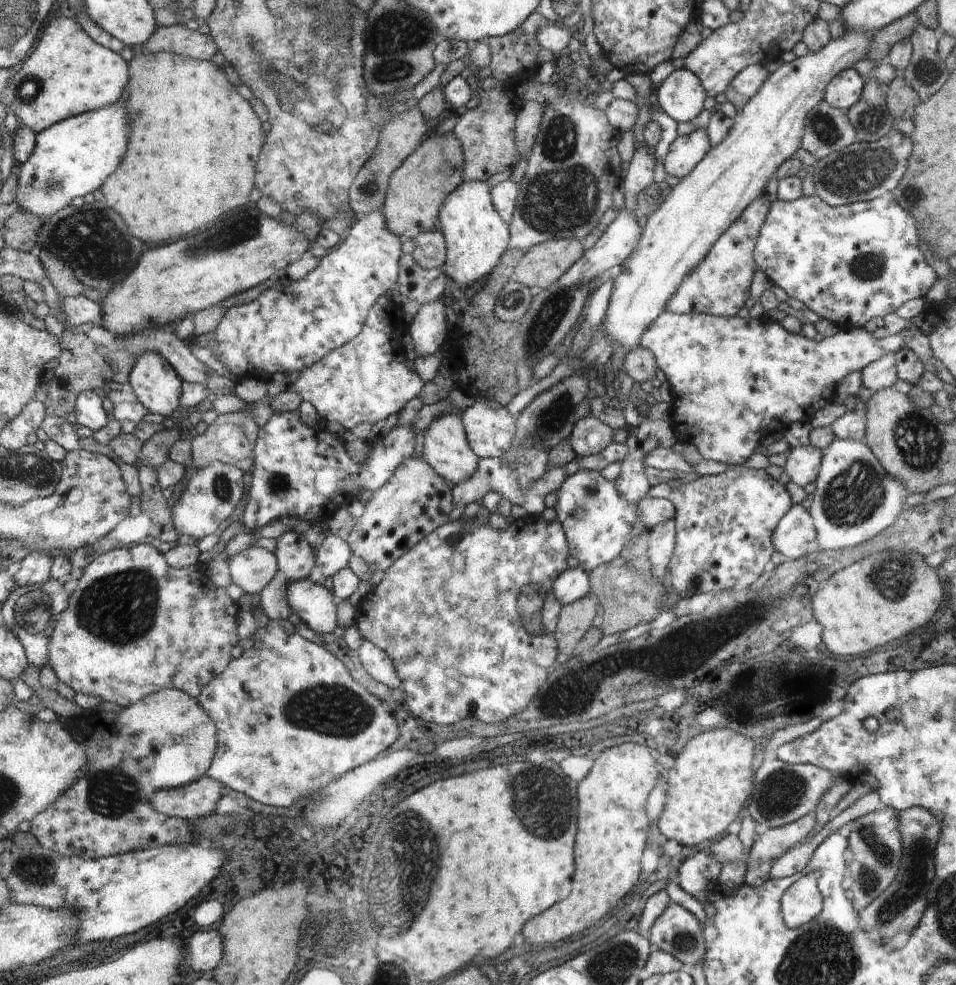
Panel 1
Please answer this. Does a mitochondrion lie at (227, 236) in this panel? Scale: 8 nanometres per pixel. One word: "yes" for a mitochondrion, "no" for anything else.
yes

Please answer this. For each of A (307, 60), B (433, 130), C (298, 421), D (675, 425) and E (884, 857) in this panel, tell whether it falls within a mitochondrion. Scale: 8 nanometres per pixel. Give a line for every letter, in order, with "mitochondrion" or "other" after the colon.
A: mitochondrion
B: other
C: other
D: other
E: mitochondrion

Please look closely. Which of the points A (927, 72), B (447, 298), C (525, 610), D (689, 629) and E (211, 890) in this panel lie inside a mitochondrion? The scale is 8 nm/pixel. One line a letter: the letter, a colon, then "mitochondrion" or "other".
A: mitochondrion
B: other
C: mitochondrion
D: mitochondrion
E: other

